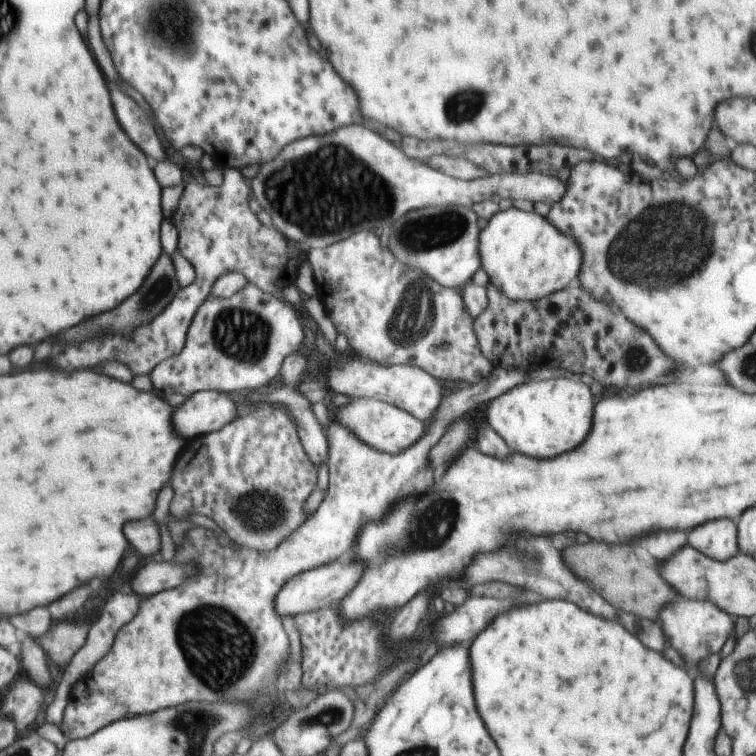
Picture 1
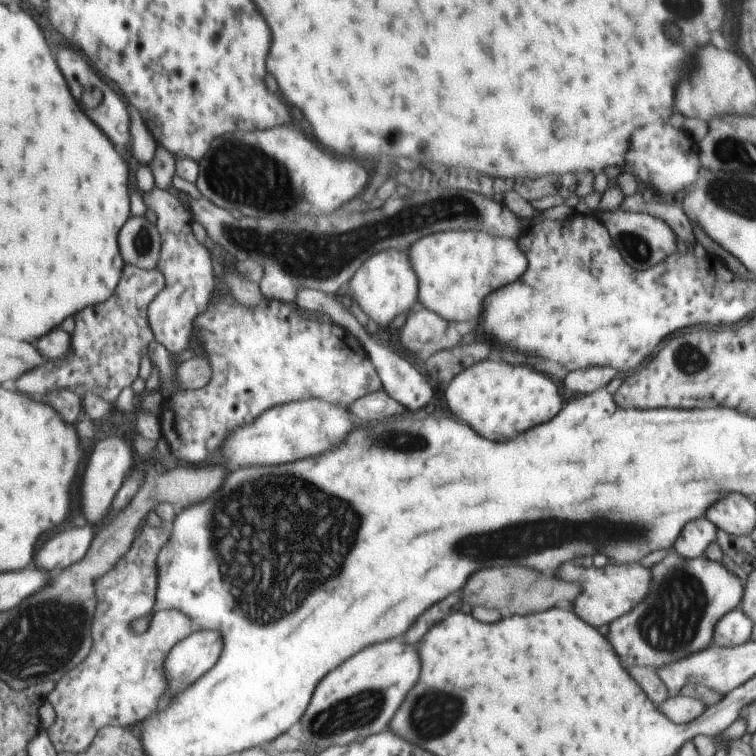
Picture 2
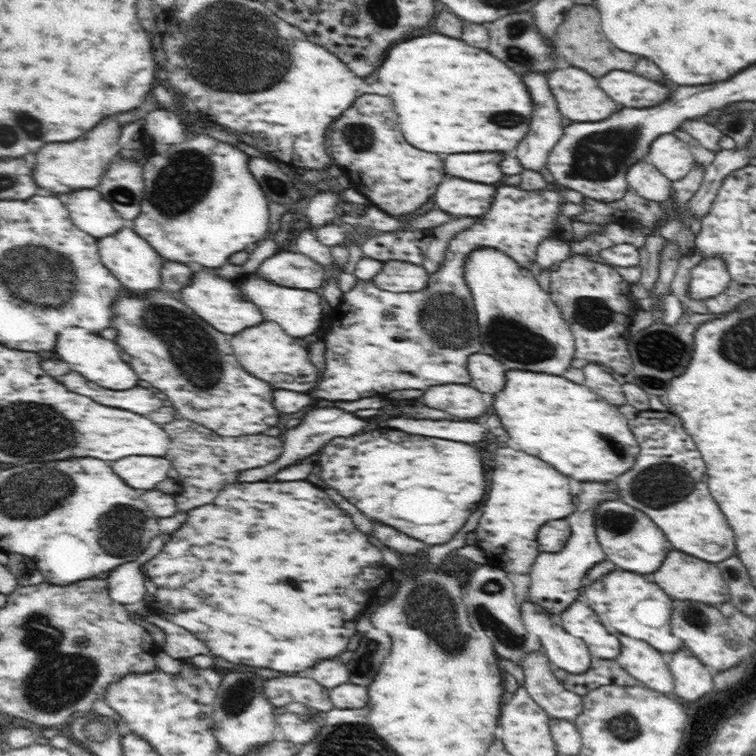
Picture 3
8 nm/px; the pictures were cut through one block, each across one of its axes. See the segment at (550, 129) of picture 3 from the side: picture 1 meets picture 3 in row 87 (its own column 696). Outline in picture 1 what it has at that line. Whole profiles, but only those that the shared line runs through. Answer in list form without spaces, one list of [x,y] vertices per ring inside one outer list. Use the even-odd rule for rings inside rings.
[[[721,518],[695,526],[687,533],[688,545],[712,558],[725,561],[739,553],[736,520]]]

